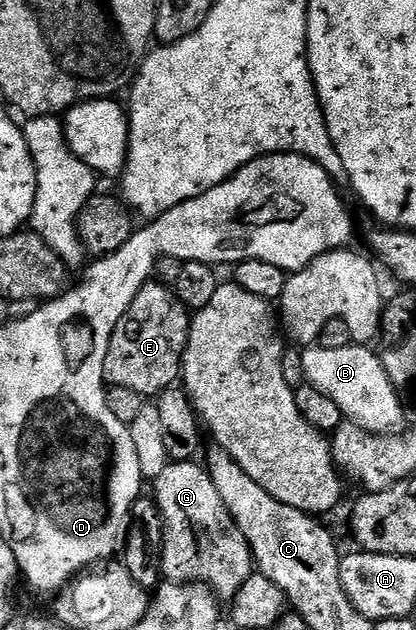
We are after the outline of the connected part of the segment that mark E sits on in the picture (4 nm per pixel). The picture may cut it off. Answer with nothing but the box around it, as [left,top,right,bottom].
[103,280,191,396]

